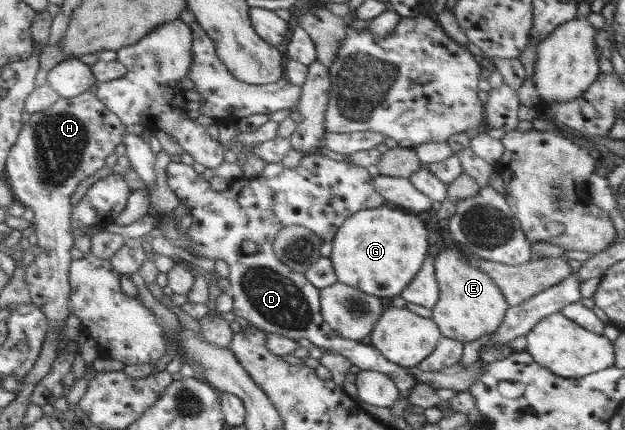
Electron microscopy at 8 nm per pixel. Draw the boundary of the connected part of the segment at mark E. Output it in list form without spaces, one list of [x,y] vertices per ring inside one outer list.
[[[452,242],[439,251],[434,259],[439,298],[429,315],[442,337],[459,342],[471,342],[493,333],[502,324],[506,310],[521,304],[547,287],[564,281],[573,273],[564,257],[532,259],[521,266],[513,266],[473,258],[464,254]]]

